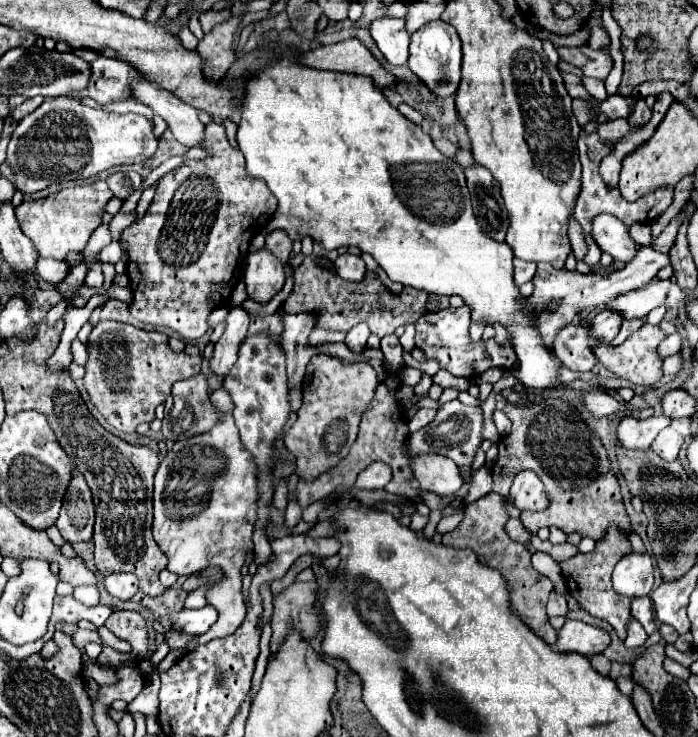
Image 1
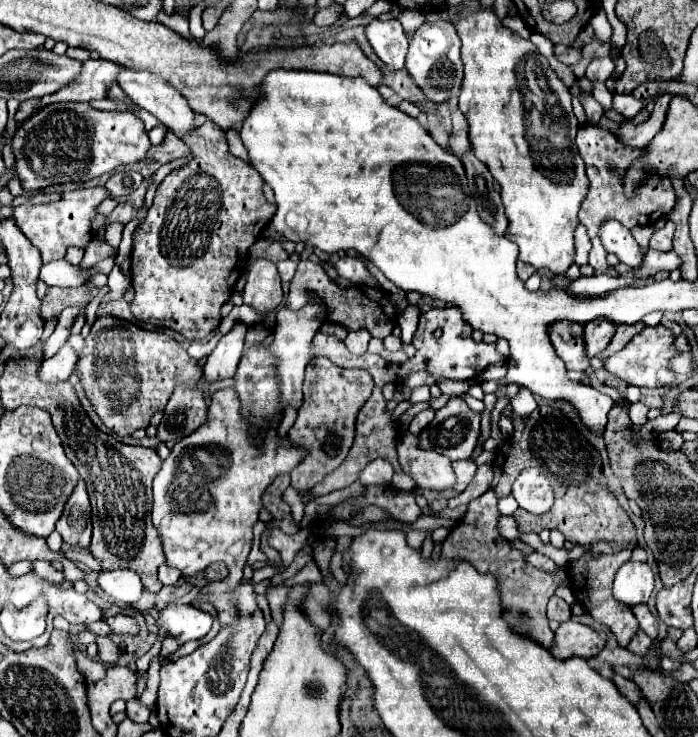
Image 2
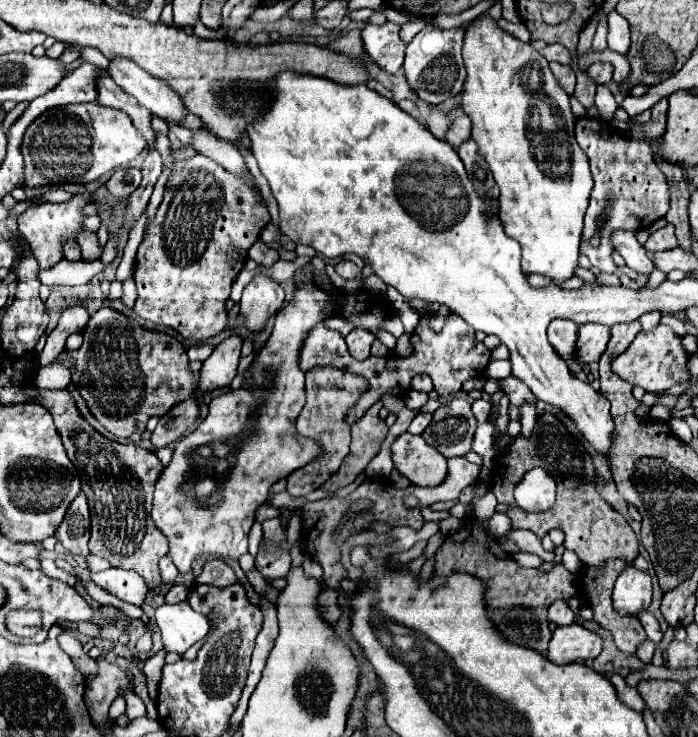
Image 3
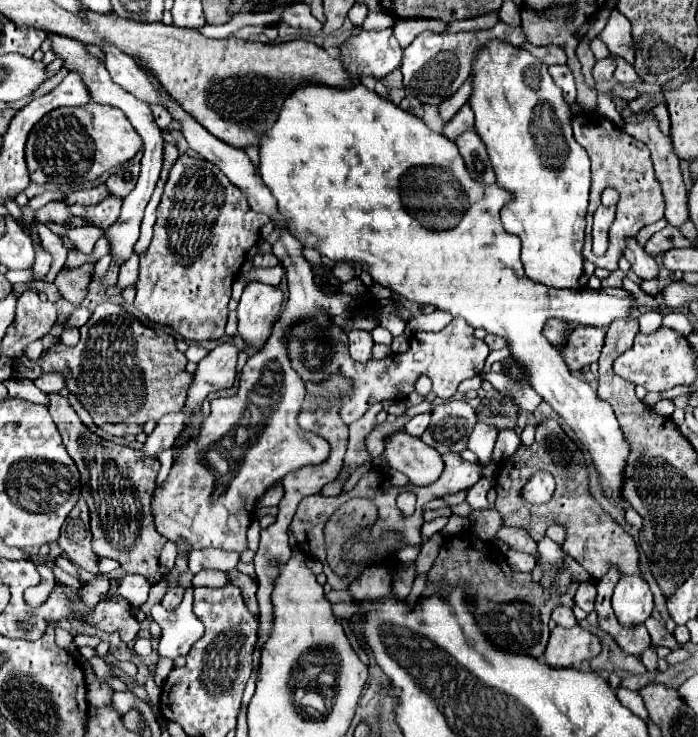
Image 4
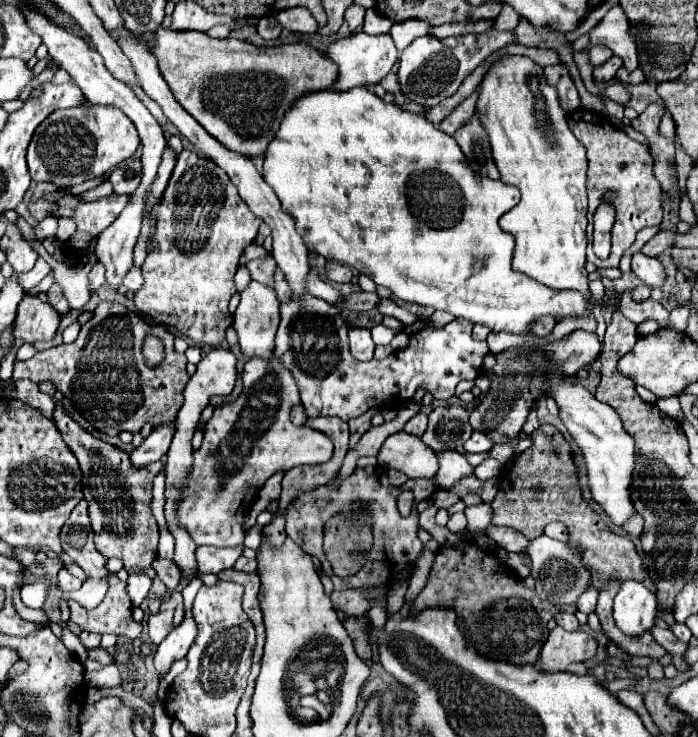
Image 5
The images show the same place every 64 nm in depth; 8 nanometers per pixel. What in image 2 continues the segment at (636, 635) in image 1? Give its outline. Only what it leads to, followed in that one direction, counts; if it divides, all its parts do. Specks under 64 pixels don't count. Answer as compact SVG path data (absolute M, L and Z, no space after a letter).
M640 630L640 636L636 636L636 640L632 640L632 644L628 646L628 650L632 650L632 652L638 654L638 656L646 656L650 646L652 646L652 638L648 638L648 636Z

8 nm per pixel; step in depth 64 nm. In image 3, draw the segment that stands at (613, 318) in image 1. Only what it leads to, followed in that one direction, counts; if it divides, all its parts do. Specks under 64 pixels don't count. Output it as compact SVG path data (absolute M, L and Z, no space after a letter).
M584 324L578 328L578 340L576 340L576 362L590 364L598 362L602 356L606 344L608 344L608 332L610 328L604 324Z

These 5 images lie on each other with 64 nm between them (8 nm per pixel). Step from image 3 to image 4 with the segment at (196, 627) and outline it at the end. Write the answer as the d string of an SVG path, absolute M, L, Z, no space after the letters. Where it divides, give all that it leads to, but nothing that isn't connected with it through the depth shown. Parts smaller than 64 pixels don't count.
M186 592L182 604L176 608L176 612L164 610L160 604L152 606L152 618L164 626L158 654L160 658L176 658L186 656L192 644L204 634L204 626L192 612L192 594Z

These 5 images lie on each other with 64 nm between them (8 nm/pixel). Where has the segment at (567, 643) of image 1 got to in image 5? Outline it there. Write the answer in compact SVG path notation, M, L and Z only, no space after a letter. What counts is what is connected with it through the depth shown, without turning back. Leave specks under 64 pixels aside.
M556 626L540 650L540 670L542 672L564 672L572 662L586 662L596 654L596 640L584 630L566 632Z

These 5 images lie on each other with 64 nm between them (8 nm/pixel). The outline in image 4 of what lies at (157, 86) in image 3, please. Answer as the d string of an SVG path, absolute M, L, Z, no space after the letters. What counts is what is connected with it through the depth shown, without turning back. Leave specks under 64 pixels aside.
M104 42L102 48L106 68L116 84L126 88L130 94L134 94L138 100L148 102L148 104L162 104L160 94L152 88L148 76L138 68L138 64L132 60L132 56L124 54L116 46Z

